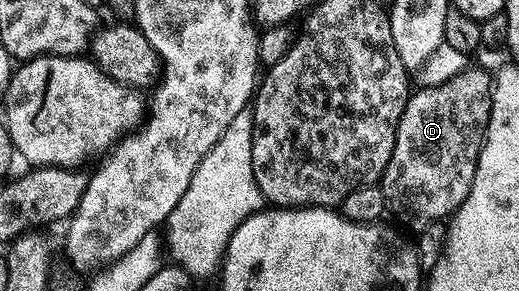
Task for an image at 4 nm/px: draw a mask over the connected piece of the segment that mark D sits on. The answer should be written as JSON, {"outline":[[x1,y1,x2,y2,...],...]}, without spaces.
{"outline":[[468,68,465,72,456,72,449,80,444,80,441,84,432,84,429,88,424,88,421,92,413,91,409,95,406,106,402,110,402,118,398,122,398,130,396,131,396,141,394,142,394,150,390,154,390,162,386,166,384,175,378,181,378,187,384,195,384,206,389,213,393,212,398,219,404,224,417,224,423,226,432,220,444,220,451,217,457,208,462,206,464,199,470,194,470,186,474,182,474,174,478,166,478,158,480,151,484,145,484,138,488,134,488,123,490,122,490,114,492,113,492,90,494,87,494,76,490,71,484,68]]}

